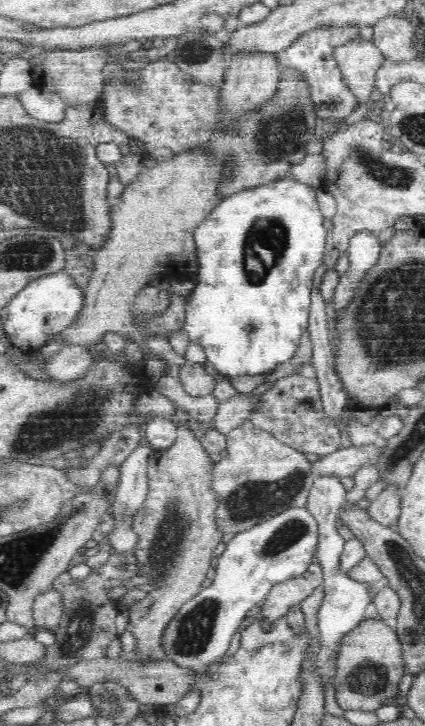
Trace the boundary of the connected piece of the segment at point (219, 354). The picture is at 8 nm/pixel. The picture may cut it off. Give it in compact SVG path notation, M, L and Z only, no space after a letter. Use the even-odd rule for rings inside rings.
M288 175L284 178L278 178L277 182L253 187L222 199L222 202L216 205L215 210L196 228L194 242L196 242L199 269L197 271L196 287L186 299L183 328L192 342L197 342L203 347L207 360L213 364L213 367L221 375L236 378L236 376L244 374L254 376L255 374L270 373L275 370L278 362L282 363L294 358L294 354L298 350L298 344L300 344L300 336L308 328L311 290L314 287L313 278L316 270L323 263L325 253L325 238L327 237L327 230L323 226L325 217L320 211L316 196L317 190L312 186L296 182L292 179L292 176Z

